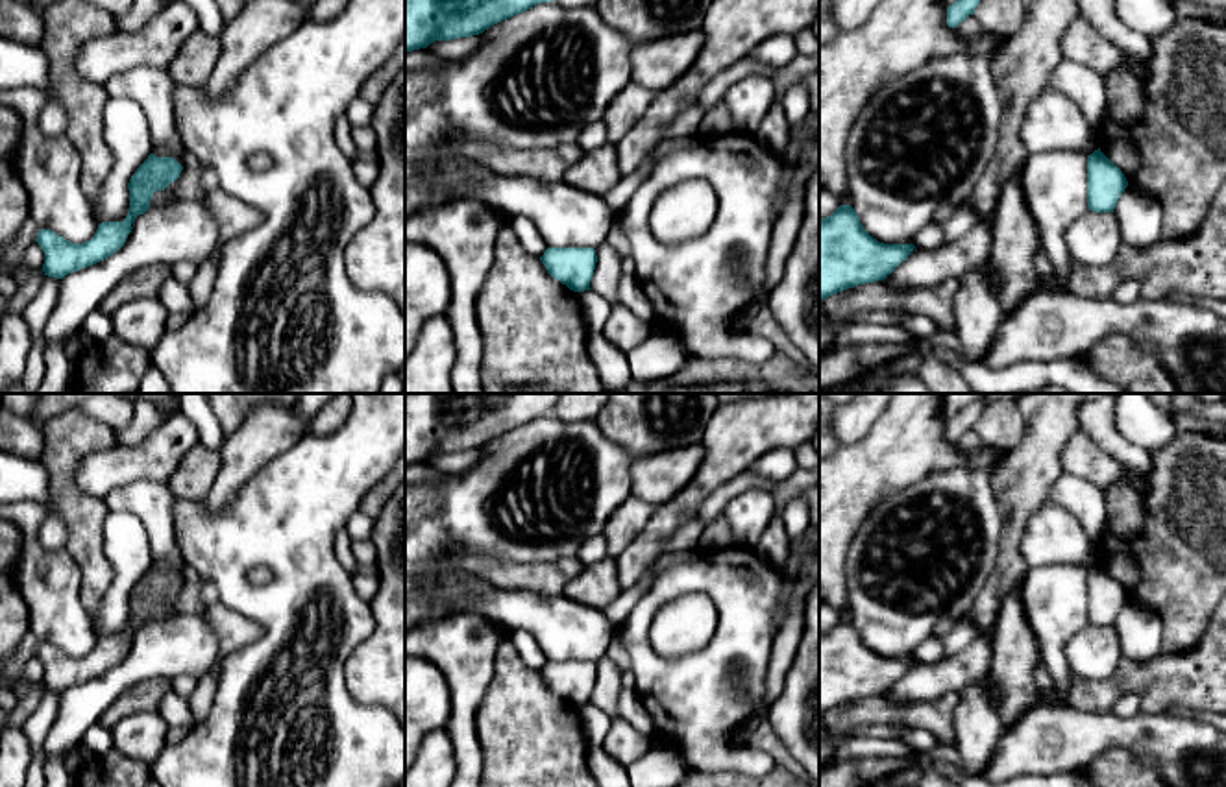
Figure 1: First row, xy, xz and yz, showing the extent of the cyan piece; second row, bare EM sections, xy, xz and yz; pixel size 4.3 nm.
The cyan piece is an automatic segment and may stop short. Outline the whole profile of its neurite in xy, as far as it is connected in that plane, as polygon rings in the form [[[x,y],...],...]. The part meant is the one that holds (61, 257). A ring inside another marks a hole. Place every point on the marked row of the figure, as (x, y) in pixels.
[[[150,153],[128,183],[128,216],[122,222],[98,224],[94,236],[83,244],[72,244],[50,229],[39,229],[35,242],[44,251],[44,275],[63,279],[120,249],[133,229],[135,218],[148,211],[152,196],[174,183],[181,170],[183,166],[176,159]]]

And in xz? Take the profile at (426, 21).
[[[405,0],[405,52],[479,35],[542,2],[553,0]]]

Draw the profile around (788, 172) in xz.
[[[786,163],[784,172],[782,172],[780,188],[779,188],[779,194],[775,198],[777,216],[782,212],[782,209],[784,209],[784,205],[788,201],[788,192],[790,192],[793,174],[795,174],[795,164]]]

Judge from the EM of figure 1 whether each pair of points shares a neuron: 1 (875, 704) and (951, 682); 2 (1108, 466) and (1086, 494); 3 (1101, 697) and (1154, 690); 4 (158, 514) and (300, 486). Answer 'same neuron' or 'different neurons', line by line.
1: different neurons
2: different neurons
3: same neuron
4: different neurons

